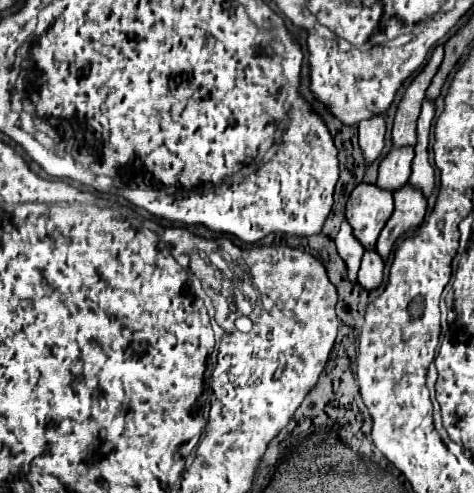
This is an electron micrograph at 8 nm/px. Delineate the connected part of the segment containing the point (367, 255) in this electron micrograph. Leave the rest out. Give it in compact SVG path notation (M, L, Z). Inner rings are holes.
M365 251L361 259L361 269L359 269L359 283L365 289L375 289L381 279L383 279L383 259L379 257L377 251Z

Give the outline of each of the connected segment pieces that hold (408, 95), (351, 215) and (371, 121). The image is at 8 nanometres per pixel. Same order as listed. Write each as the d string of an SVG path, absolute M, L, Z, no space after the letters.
M437 45L425 63L425 67L415 75L411 85L405 89L403 99L397 107L395 125L393 125L393 143L395 147L403 145L415 145L415 123L421 111L421 103L425 99L425 91L437 73L439 65L443 61L443 45Z
M359 183L347 201L347 221L365 249L375 249L375 241L393 213L393 195L373 183Z
M373 115L359 123L359 145L363 149L365 161L375 161L383 151L383 139L385 139L385 117Z

